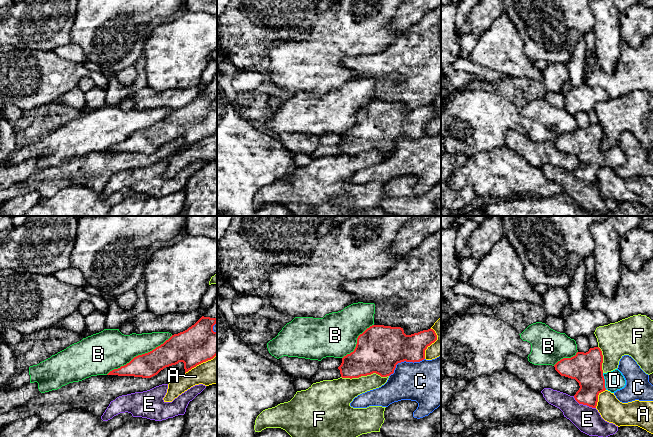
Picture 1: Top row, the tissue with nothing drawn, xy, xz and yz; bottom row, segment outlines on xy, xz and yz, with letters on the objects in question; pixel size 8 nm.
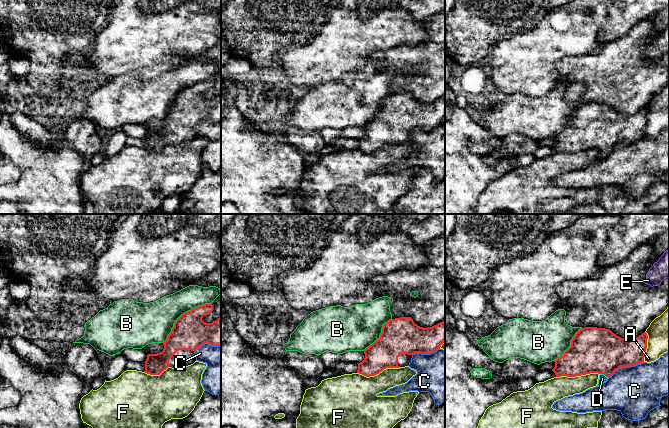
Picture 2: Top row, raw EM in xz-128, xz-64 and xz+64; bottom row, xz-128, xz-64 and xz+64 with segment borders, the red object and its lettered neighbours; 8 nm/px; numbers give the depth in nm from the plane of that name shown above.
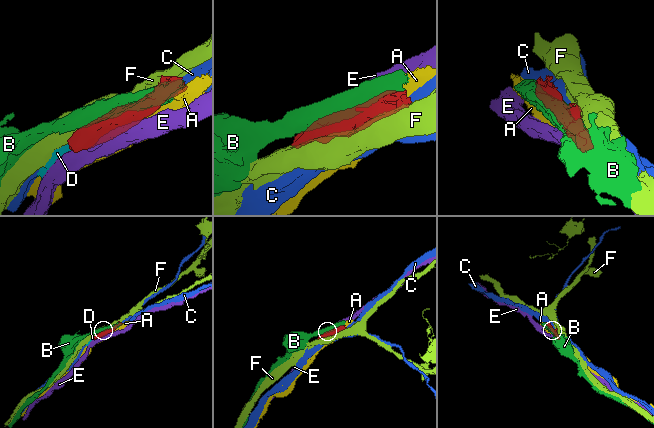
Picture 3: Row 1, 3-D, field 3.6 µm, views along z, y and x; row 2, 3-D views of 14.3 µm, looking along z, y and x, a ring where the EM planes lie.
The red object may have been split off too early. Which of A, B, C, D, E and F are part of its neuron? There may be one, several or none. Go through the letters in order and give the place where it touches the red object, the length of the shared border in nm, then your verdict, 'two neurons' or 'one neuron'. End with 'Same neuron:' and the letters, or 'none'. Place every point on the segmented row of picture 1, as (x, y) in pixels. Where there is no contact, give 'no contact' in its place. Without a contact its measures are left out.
A: xy (200, 363) | 300 nm | two neurons
B: xy (139, 355) | 600 nm | two neurons
C: xz (404, 360) | 320 nm | two neurons
D: yz (604, 381) | 140 nm | one neuron
E: yz (584, 404) | 200 nm | two neurons
F: xz (364, 375) | 380 nm | two neurons
Same neuron: D

